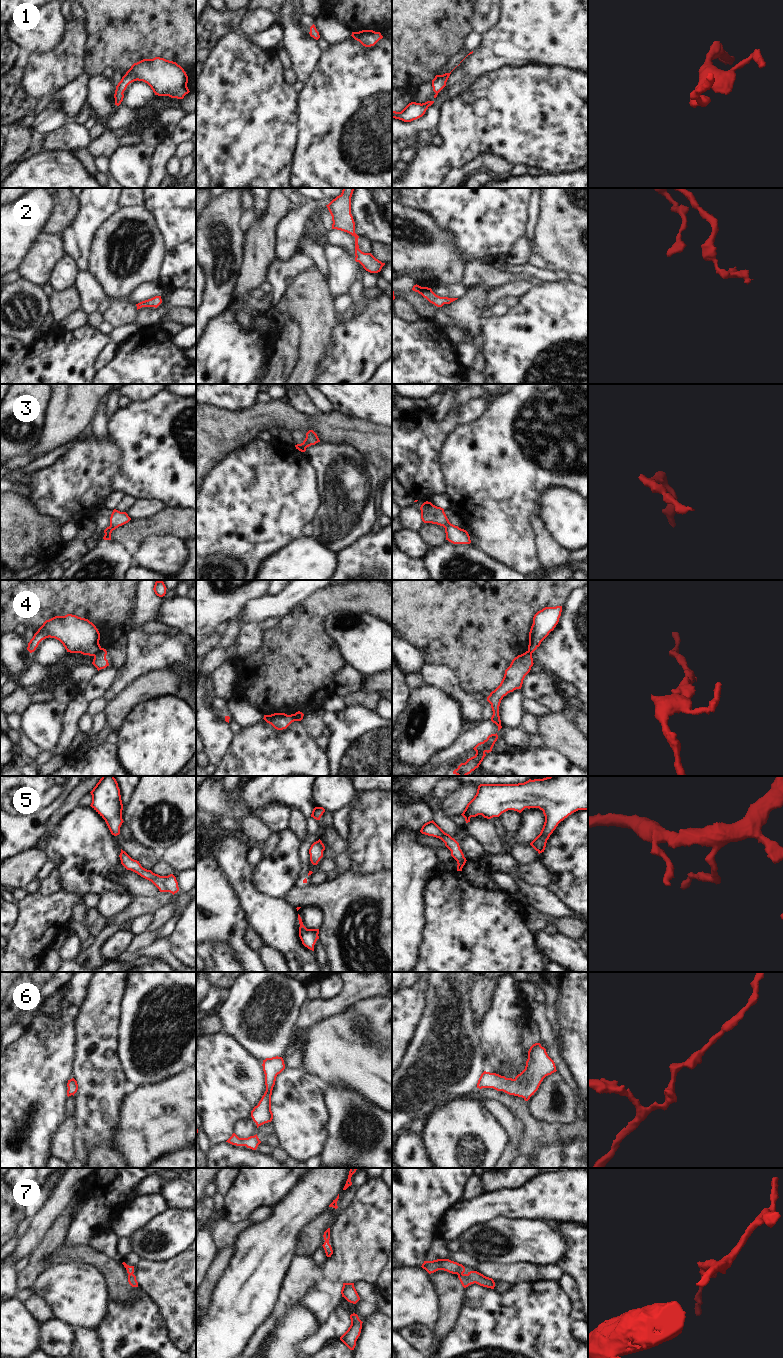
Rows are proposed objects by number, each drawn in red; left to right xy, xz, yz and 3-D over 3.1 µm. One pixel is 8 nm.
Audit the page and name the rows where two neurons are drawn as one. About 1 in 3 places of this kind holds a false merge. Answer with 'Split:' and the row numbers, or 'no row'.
Split: 4

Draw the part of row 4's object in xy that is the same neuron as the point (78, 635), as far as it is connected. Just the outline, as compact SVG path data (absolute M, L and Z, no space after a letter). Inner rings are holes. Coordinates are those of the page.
M72 614L46 620L28 643L27 650L34 652L39 643L49 637L59 640L70 653L95 656L102 649L96 626L88 619Z

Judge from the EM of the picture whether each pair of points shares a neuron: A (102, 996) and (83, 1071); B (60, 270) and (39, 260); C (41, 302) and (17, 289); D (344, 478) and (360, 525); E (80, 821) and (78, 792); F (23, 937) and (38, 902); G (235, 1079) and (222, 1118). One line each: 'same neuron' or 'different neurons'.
A: same neuron
B: different neurons
C: same neuron
D: same neuron
E: different neurons
F: same neuron
G: same neuron

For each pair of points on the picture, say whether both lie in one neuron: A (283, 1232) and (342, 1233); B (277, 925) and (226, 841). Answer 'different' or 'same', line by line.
A: different
B: same

